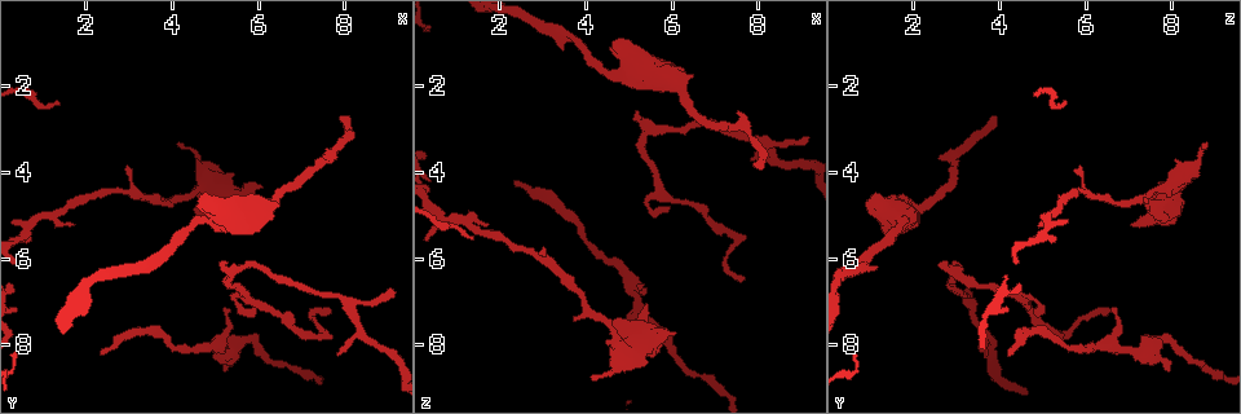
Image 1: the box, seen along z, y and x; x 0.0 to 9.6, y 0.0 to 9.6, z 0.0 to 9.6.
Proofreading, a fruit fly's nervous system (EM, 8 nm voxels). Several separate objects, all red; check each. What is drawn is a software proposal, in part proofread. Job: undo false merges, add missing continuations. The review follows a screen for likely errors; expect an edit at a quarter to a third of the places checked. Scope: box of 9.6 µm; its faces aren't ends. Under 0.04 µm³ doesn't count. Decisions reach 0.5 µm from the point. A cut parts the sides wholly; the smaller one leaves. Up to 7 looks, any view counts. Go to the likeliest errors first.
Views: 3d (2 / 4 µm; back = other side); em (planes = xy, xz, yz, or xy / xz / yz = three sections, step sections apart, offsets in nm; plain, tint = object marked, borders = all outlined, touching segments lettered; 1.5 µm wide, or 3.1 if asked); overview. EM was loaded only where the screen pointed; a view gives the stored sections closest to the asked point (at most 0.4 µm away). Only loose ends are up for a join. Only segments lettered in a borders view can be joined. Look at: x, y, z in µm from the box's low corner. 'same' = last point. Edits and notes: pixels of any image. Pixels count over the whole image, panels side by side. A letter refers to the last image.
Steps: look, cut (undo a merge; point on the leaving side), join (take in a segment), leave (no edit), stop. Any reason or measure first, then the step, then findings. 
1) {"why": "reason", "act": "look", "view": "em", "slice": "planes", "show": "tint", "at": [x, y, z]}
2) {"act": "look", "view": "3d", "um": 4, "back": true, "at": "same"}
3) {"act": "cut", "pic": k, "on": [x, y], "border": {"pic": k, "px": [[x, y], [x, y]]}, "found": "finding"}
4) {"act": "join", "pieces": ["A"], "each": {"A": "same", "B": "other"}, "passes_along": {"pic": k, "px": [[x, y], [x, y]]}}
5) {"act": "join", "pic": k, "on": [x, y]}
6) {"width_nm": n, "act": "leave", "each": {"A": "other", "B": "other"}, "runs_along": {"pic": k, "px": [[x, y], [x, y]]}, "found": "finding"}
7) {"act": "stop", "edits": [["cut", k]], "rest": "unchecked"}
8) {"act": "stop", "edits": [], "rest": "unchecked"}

{"why": "tapers out", "act": "look", "view": "em", "slice": "xy", "step": 8, "show": "borders", "at": [7.90, 2.65, 3.85]}

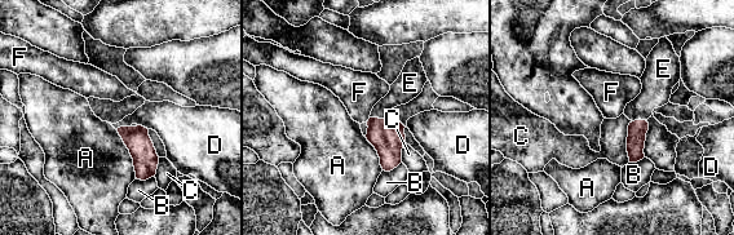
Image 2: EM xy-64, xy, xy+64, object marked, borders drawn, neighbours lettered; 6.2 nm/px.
{"act": "join", "pieces": ["E"], "each": {"A": "other", "B": "other", "C": "other", "D": "other", "E": "same", "F": "other"}, "passes_along": {"pic": 2, "px": [[387, 136], [377, 118], [405, 88]]}, "found": "the neuron continues"}

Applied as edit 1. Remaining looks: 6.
{"why": "redraw", "act": "look", "view": "overview"}

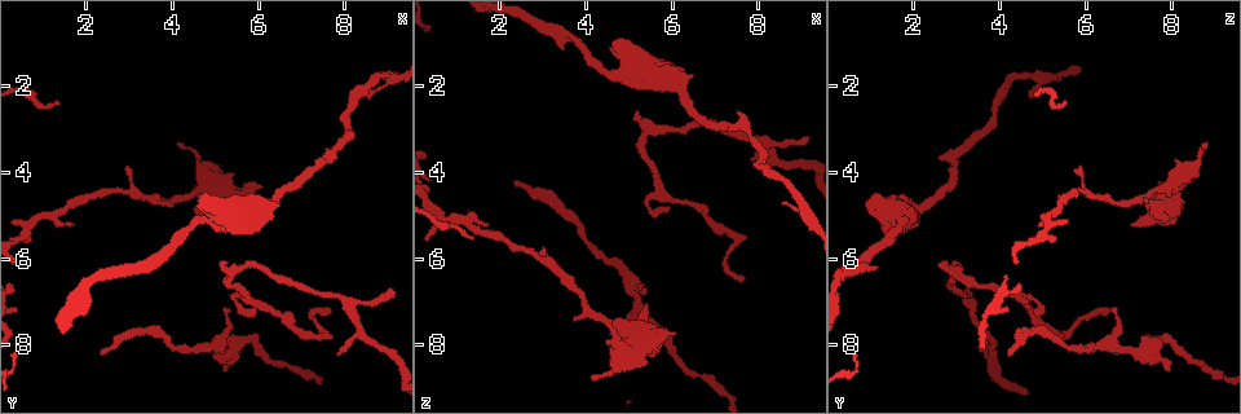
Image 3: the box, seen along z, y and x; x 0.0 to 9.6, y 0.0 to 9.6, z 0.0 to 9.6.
{"why": "an open end", "act": "look", "view": "3d", "um": 4, "at": [5.25, 7.10, 6.70]}

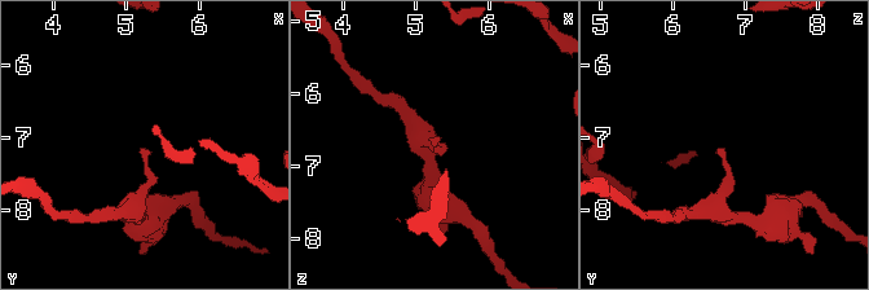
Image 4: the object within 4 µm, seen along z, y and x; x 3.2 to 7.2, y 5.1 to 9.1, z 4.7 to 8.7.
{"why": "shape alone is not enough", "act": "look", "view": "em", "slice": "planes", "show": "tint", "at": [5.20, 7.15, 6.65]}

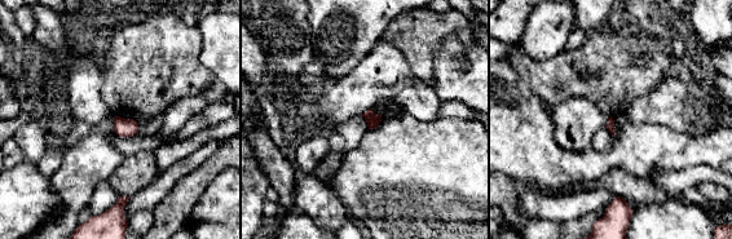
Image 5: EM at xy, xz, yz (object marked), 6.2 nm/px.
{"act": "look", "view": "em", "slice": "planes", "show": "borders", "at": "same"}

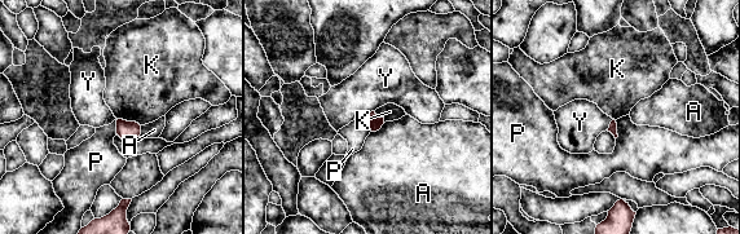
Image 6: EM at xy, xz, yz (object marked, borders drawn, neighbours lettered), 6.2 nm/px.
{"longest_contact_nm": ["K", 150], "act": "leave", "each": {"A": "other", "K": "other", "P": "other", "Y": "other"}, "found": "no lettered segment goes on from it"}

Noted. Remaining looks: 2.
{"why": "thick turns thin", "act": "look", "view": "3d", "um": 4, "back": true, "at": [5.25, 4.65, 7.95]}

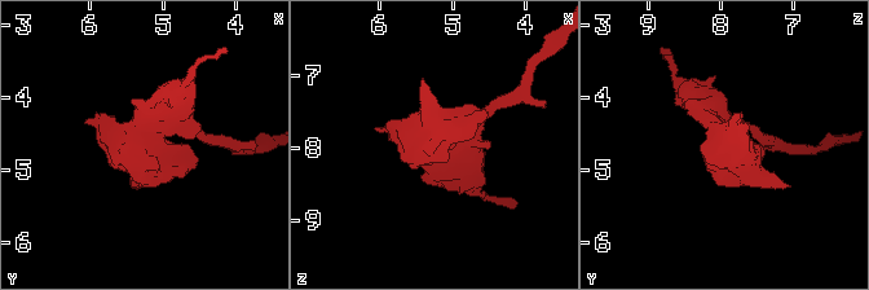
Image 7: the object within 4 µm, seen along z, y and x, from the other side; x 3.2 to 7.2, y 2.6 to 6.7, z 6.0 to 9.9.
{"why": "need the tissue", "act": "look", "view": "em", "slice": "xz", "step": 4, "show": "borders", "at": [5.30, 4.65, 7.90]}

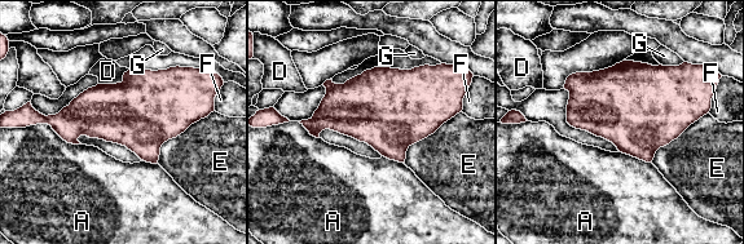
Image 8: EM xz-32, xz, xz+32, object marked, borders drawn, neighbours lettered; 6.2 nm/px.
{"width_nm": 400, "act": "leave", "each": {"A": "other", "D": "other", "E": "other", "F": "other", "G": "other"}, "found": "continuous, no second neuron"}

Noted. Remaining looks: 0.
{"act": "stop", "edits": [["join", 2]], "rest": "unchecked"}

